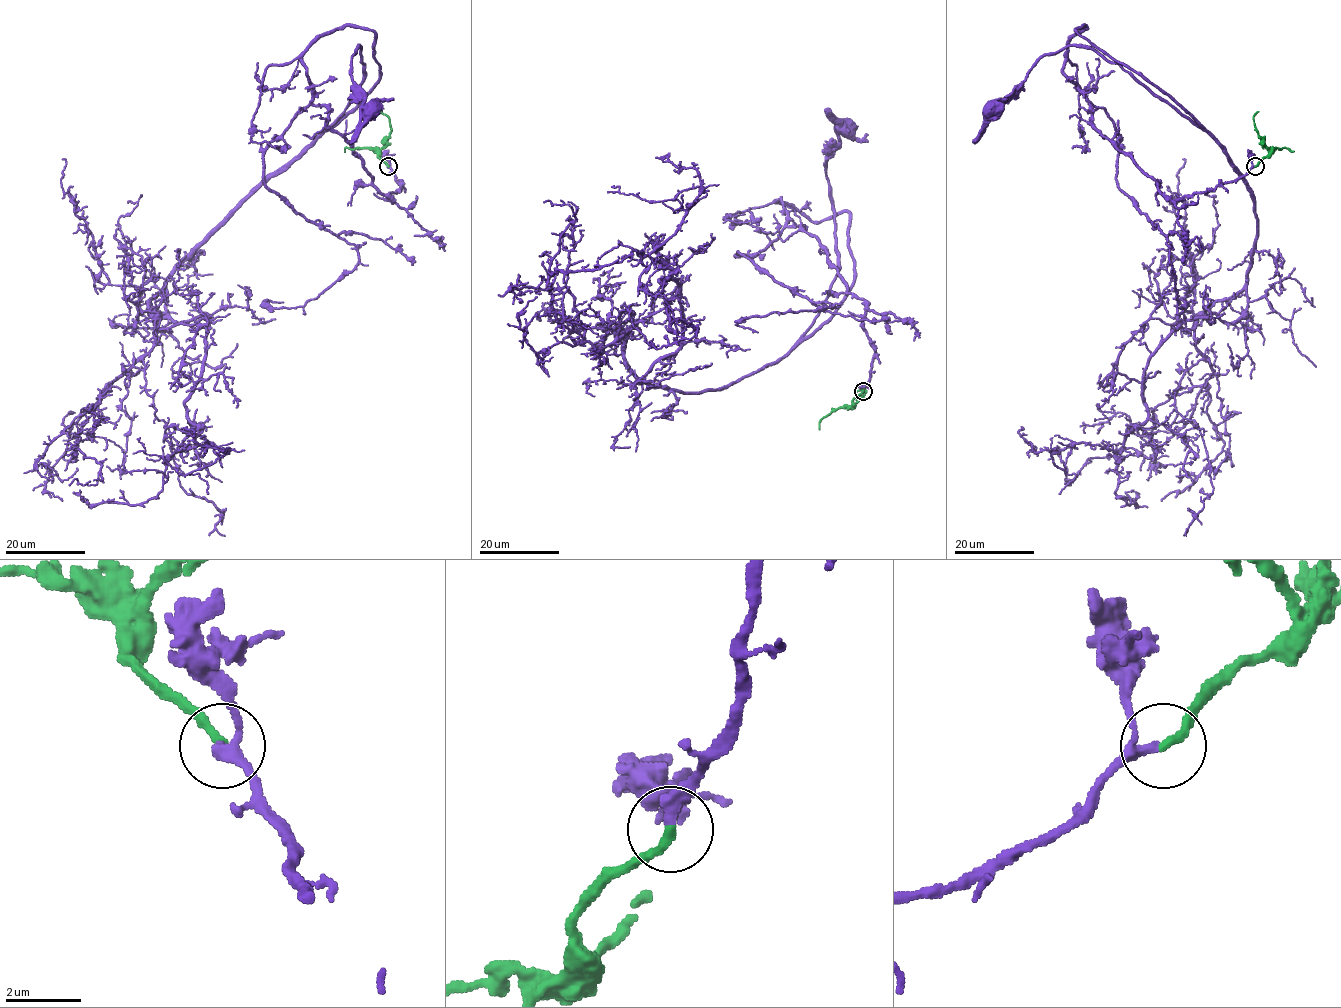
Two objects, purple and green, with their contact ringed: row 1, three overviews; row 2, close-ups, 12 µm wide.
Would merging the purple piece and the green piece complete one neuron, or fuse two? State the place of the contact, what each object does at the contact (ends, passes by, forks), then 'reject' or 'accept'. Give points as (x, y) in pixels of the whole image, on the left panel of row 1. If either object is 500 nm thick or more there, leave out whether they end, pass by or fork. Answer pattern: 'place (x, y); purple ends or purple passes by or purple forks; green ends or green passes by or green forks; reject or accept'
place (388, 166); purple passes by; green ends; accept

